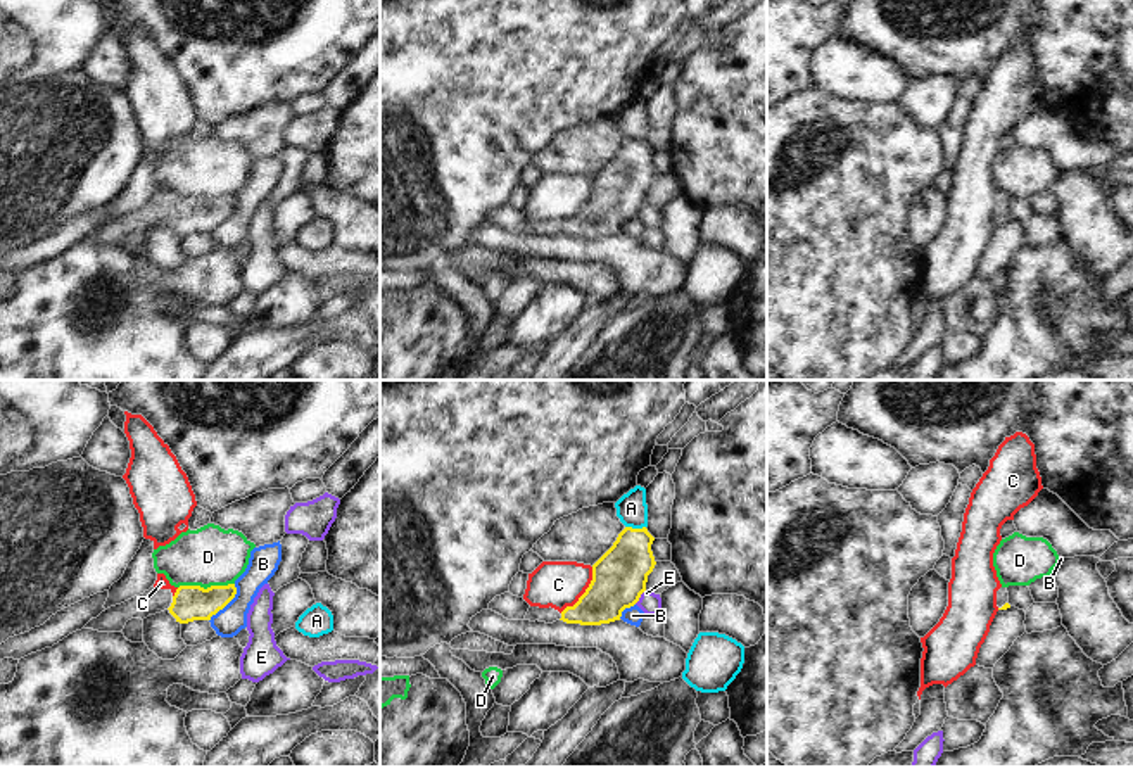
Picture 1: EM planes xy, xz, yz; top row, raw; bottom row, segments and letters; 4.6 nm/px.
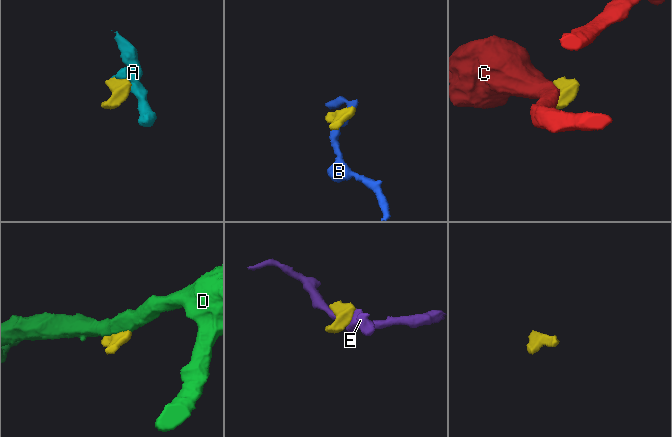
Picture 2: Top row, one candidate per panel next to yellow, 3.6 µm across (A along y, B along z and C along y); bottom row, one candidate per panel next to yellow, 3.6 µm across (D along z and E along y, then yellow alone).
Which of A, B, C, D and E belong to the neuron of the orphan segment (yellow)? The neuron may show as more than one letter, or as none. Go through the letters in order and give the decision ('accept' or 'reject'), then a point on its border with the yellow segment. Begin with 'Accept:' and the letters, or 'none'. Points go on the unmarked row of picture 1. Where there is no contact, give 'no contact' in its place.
Accept: none
A: reject; contact xz (636, 142)
B: reject; contact xy (227, 216)
C: reject; contact xz (584, 206)
D: reject; contact xy (208, 201)
E: reject; contact xz (639, 209)

